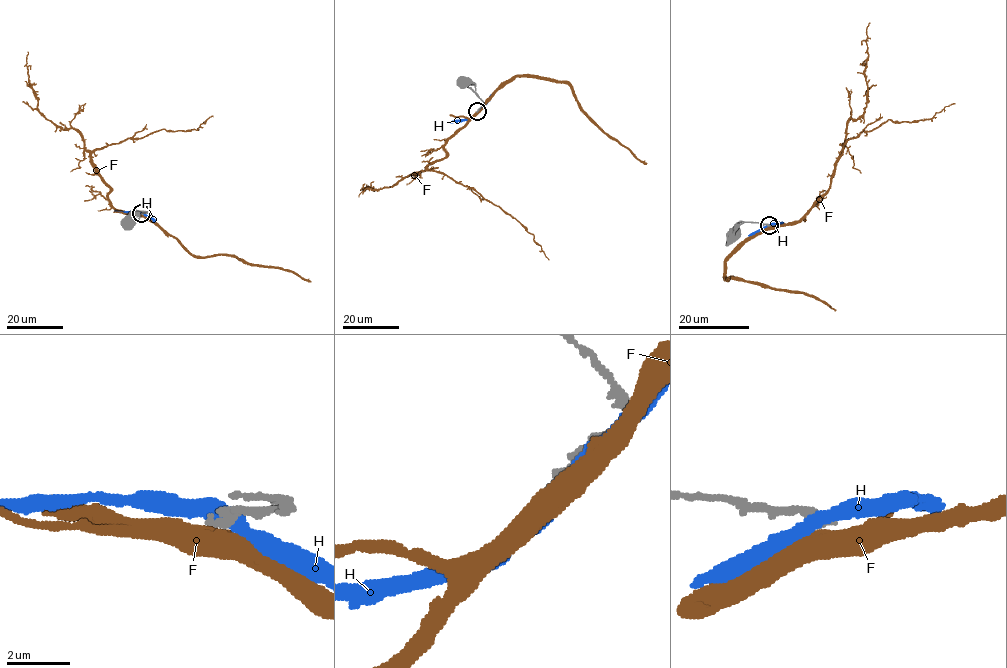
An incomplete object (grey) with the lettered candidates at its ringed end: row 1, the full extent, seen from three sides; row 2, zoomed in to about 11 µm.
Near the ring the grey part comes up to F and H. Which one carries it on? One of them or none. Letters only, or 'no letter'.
no letter

